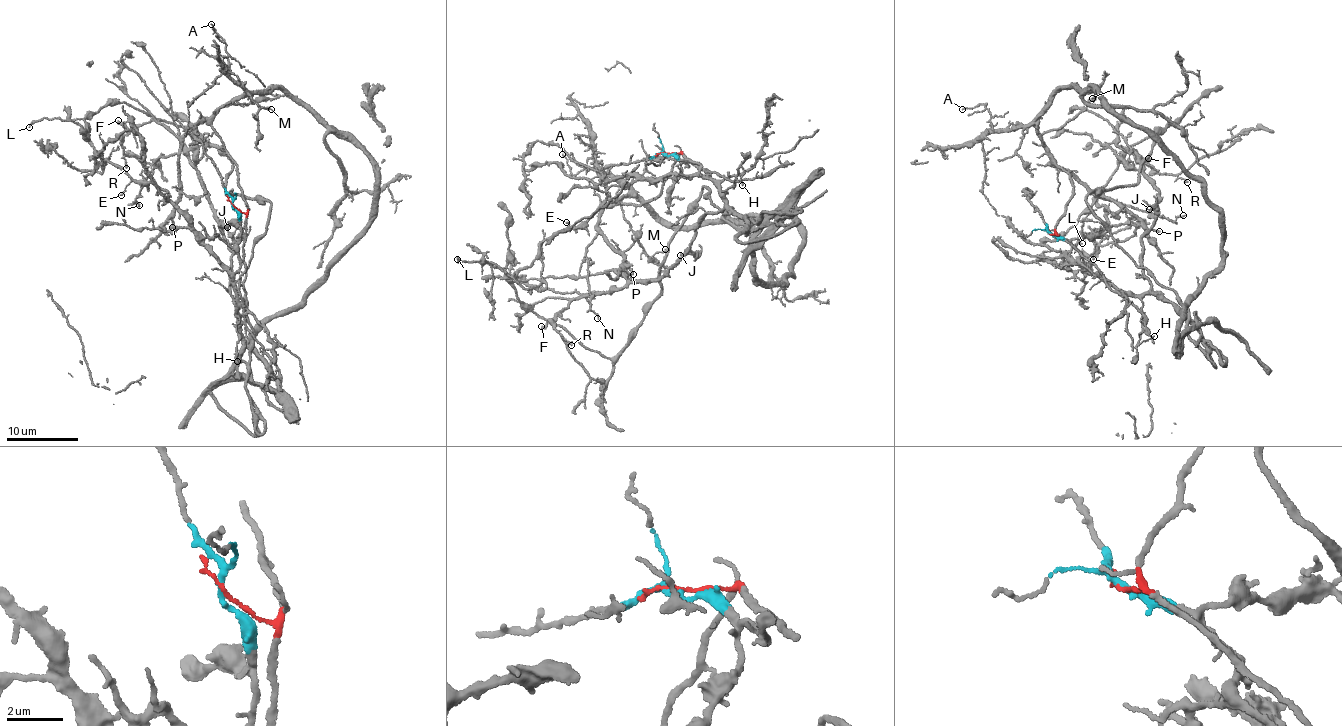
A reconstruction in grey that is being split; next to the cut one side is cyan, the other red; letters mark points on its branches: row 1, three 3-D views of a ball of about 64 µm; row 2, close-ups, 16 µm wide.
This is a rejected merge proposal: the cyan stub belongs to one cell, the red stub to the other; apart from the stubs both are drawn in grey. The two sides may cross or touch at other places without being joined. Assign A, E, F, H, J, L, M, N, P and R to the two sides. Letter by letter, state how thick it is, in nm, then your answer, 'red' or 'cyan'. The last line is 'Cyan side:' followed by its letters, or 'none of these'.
A: 90 nm thick; red
E: 100 nm thick; cyan
F: 200 nm thick; cyan
H: 100 nm thick; cyan
J: 130 nm thick; cyan
L: 180 nm thick; cyan
M: 120 nm thick; red
N: 140 nm thick; red
P: 170 nm thick; red
R: 150 nm thick; cyan
Cyan side: E, F, H, J, L, R

